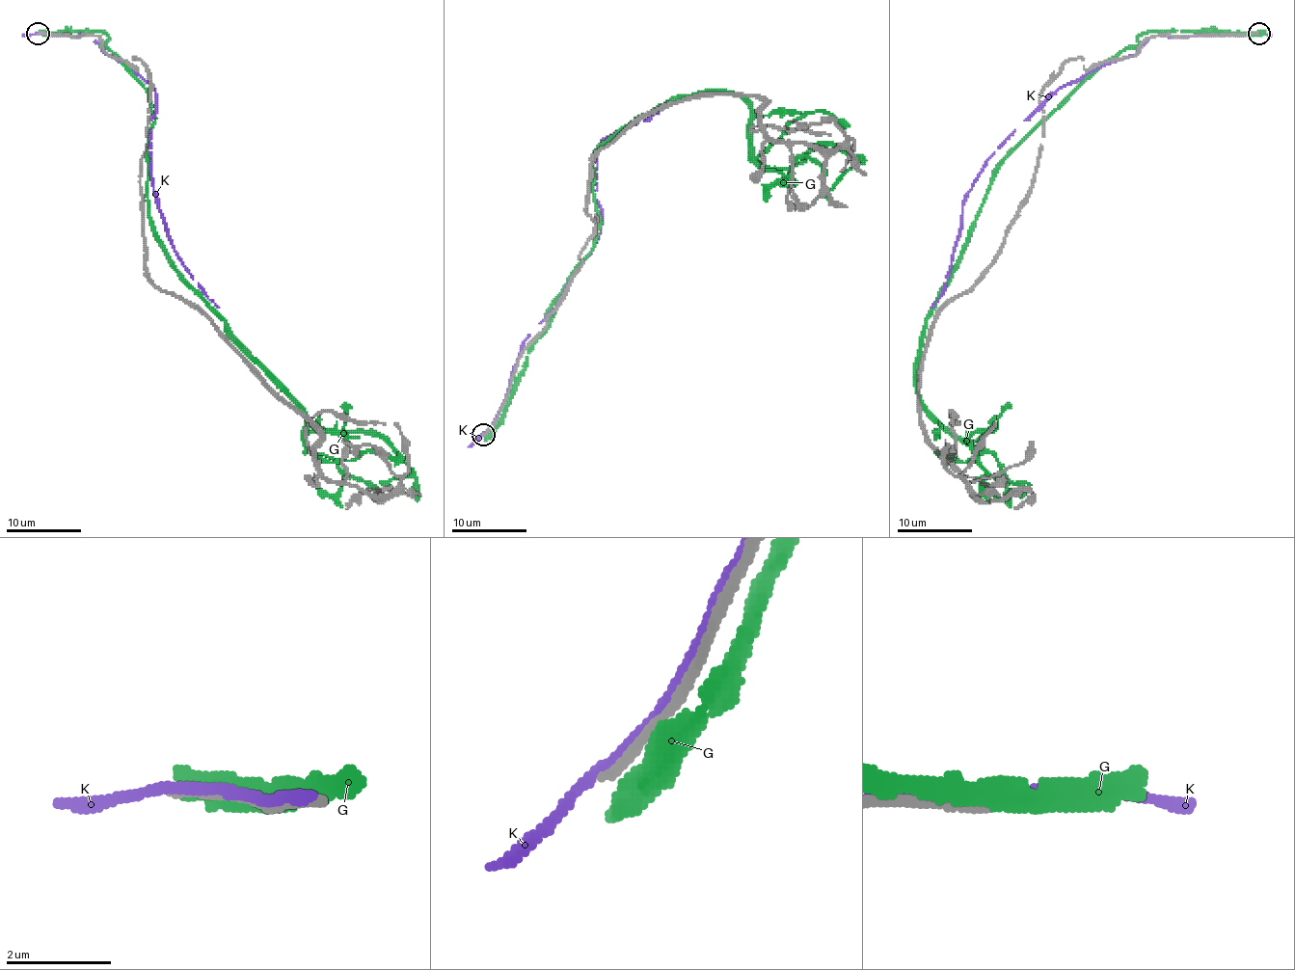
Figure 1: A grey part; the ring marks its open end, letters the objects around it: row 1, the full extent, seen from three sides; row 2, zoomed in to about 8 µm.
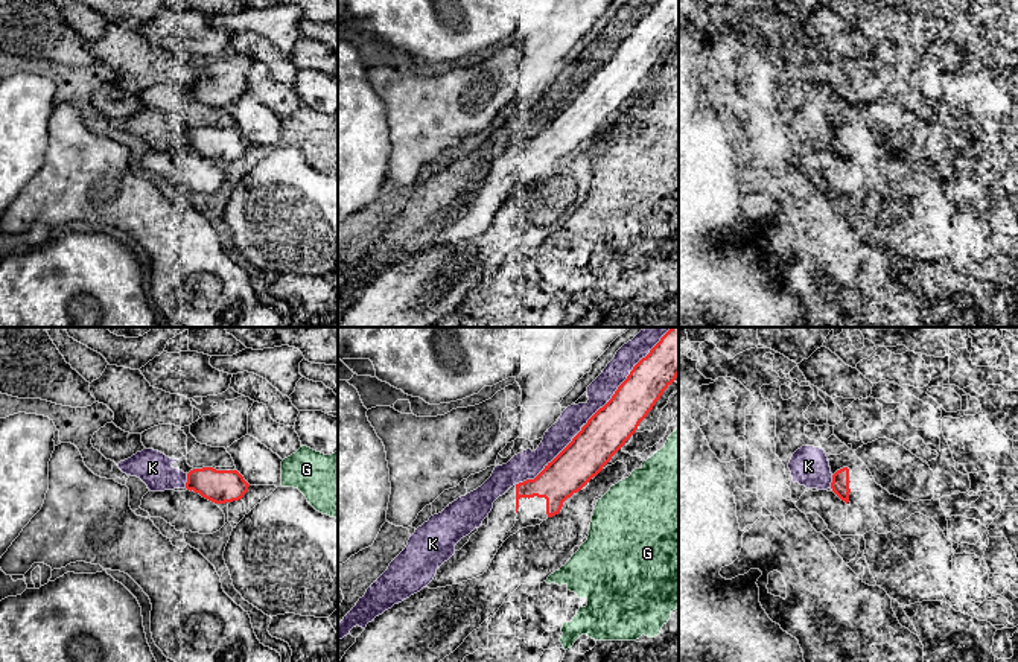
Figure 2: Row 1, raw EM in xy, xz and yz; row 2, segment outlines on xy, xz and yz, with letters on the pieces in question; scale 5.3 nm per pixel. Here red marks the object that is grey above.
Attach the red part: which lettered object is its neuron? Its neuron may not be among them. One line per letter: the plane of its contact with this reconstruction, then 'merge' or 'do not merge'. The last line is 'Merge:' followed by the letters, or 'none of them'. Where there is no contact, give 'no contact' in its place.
G: no contact; do not merge
K: contact in xz; do not merge
Merge: none of them

